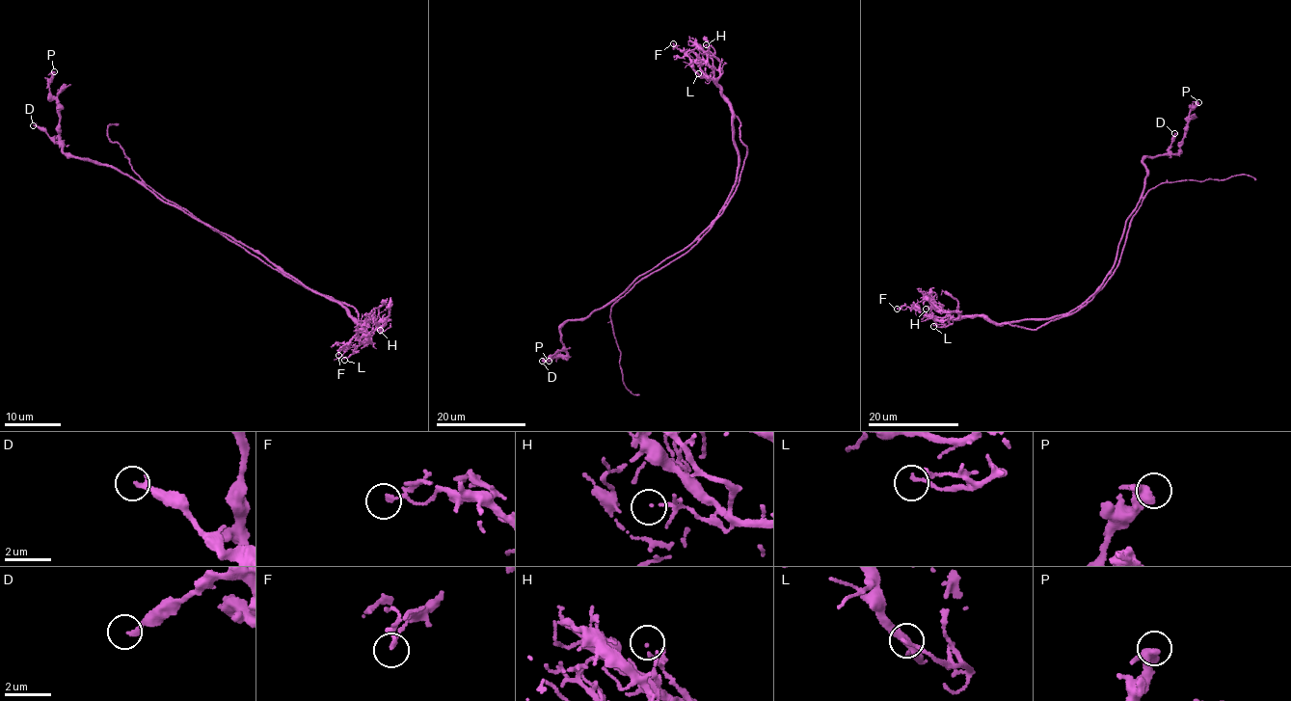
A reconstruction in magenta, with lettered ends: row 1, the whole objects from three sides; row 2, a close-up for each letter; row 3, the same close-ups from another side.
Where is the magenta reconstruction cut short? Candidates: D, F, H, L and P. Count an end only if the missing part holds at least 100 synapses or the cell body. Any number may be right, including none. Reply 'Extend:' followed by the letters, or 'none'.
Extend: none

